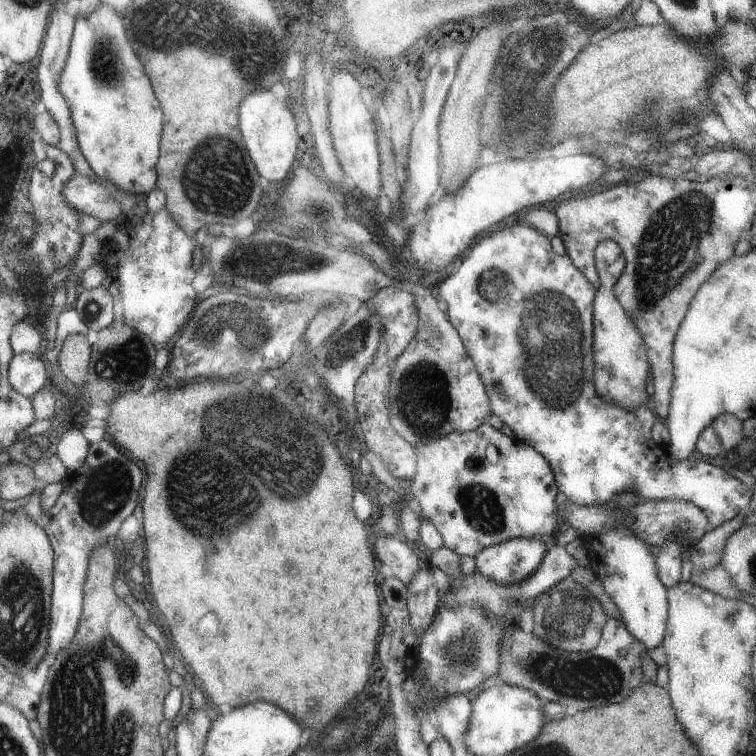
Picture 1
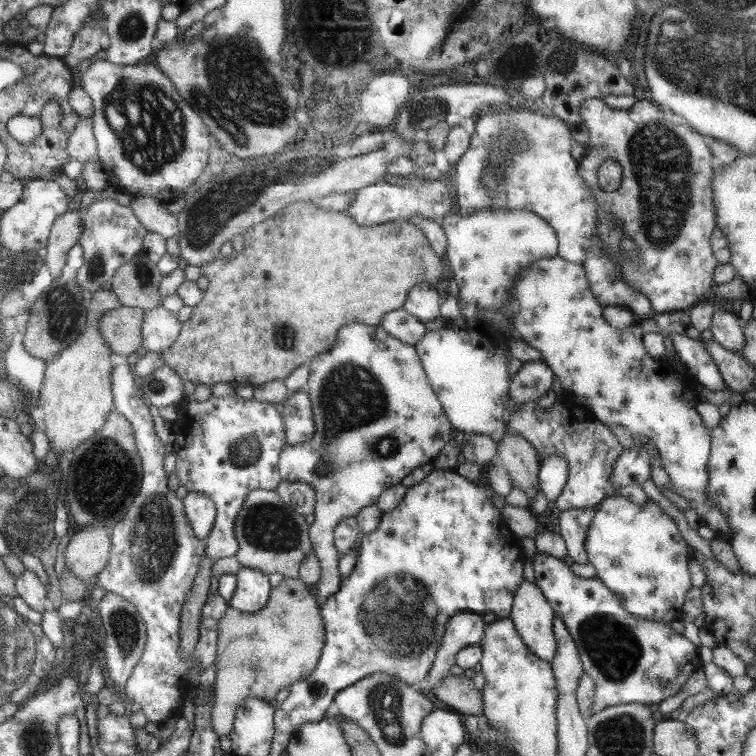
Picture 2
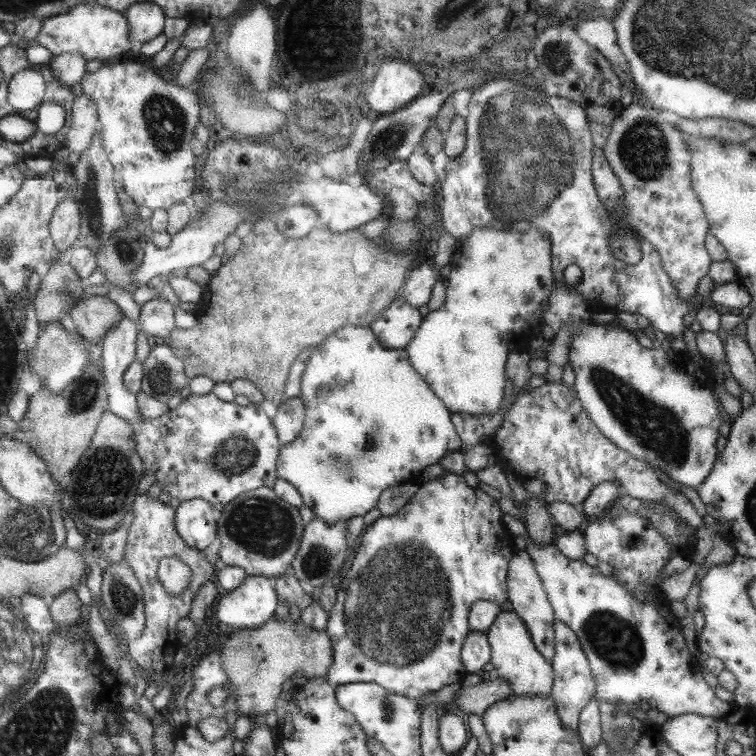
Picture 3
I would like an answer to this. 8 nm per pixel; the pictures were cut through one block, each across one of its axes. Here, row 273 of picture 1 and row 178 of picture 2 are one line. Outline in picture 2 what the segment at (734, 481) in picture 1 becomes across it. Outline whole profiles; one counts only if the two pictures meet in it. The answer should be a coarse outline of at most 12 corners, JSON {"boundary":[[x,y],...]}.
{"boundary":[[557,116],[475,118],[459,216],[524,209],[558,255],[599,247],[594,199]]}

